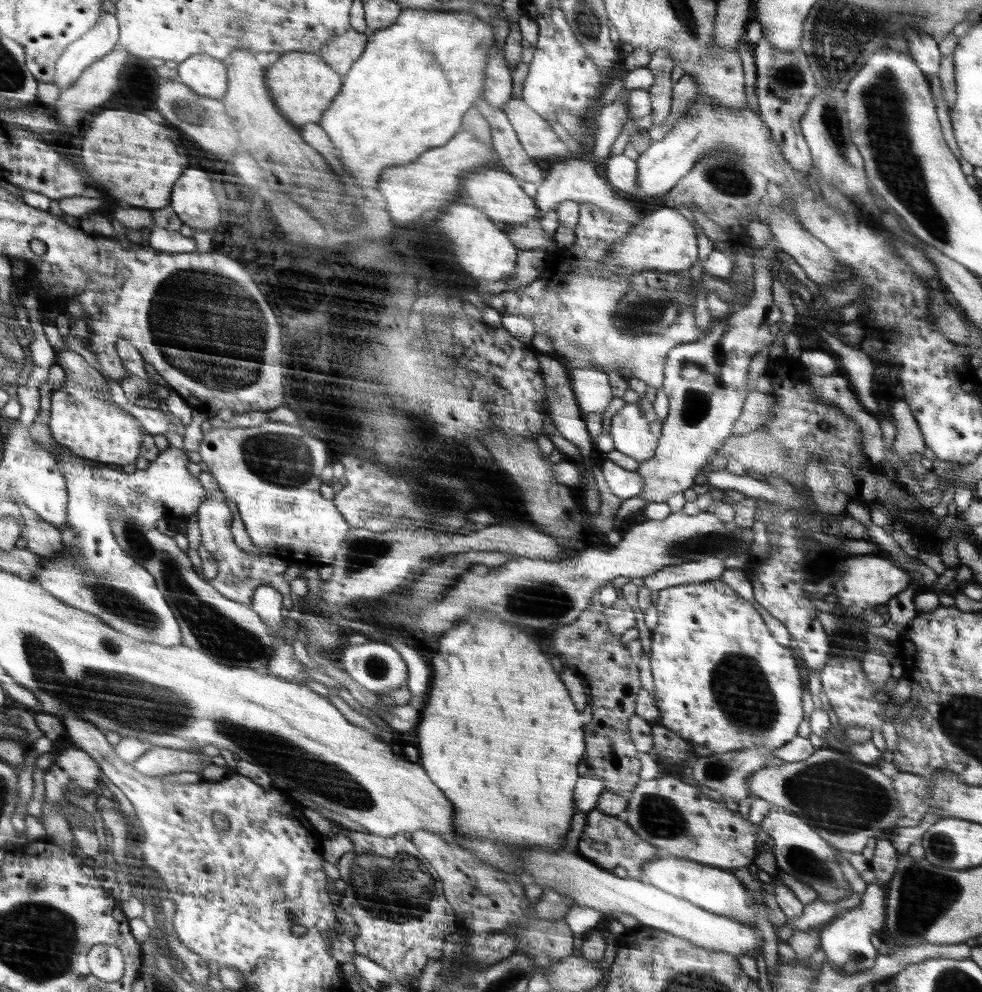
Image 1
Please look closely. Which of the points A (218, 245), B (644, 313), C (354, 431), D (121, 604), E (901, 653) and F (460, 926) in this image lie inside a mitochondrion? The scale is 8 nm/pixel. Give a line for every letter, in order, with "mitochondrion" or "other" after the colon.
A: other
B: mitochondrion
C: other
D: mitochondrion
E: other
F: other

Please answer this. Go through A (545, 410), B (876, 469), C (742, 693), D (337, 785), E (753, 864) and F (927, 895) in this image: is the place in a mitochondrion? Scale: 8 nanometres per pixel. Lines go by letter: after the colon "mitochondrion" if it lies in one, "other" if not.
A: other
B: other
C: mitochondrion
D: mitochondrion
E: other
F: mitochondrion

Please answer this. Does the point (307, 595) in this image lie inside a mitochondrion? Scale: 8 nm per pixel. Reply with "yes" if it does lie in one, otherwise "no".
no

